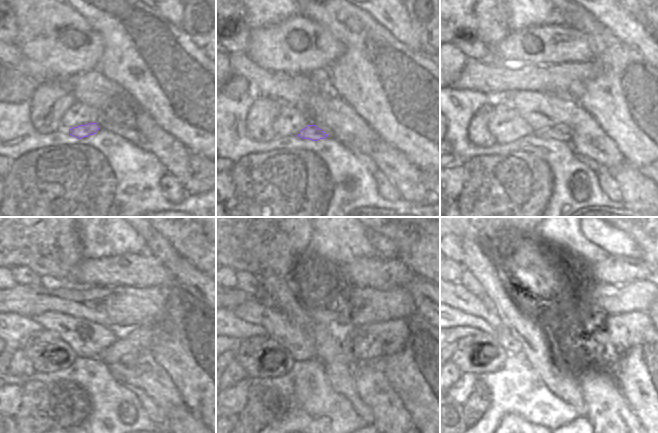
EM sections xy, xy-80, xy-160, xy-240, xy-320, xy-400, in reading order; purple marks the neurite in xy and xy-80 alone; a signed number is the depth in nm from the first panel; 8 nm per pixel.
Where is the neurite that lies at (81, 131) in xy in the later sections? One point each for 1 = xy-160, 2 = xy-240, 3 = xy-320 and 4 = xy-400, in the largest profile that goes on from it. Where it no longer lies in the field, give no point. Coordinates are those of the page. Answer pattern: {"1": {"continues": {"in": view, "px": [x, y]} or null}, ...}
{"1": {"continues": {"in": "xy-160", "px": [561, 132]}}, "2": {"continues": {"in": "xy-240", "px": [133, 343]}}, "3": {"continues": {"in": "xy-320", "px": [368, 341]}}, "4": {"continues": {"in": "xy-400", "px": [623, 331]}}}

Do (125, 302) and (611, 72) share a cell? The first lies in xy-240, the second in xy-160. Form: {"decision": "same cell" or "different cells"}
{"decision": "different cells"}

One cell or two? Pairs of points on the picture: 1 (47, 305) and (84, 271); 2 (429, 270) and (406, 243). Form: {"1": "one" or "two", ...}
{"1": "two", "2": "one"}

